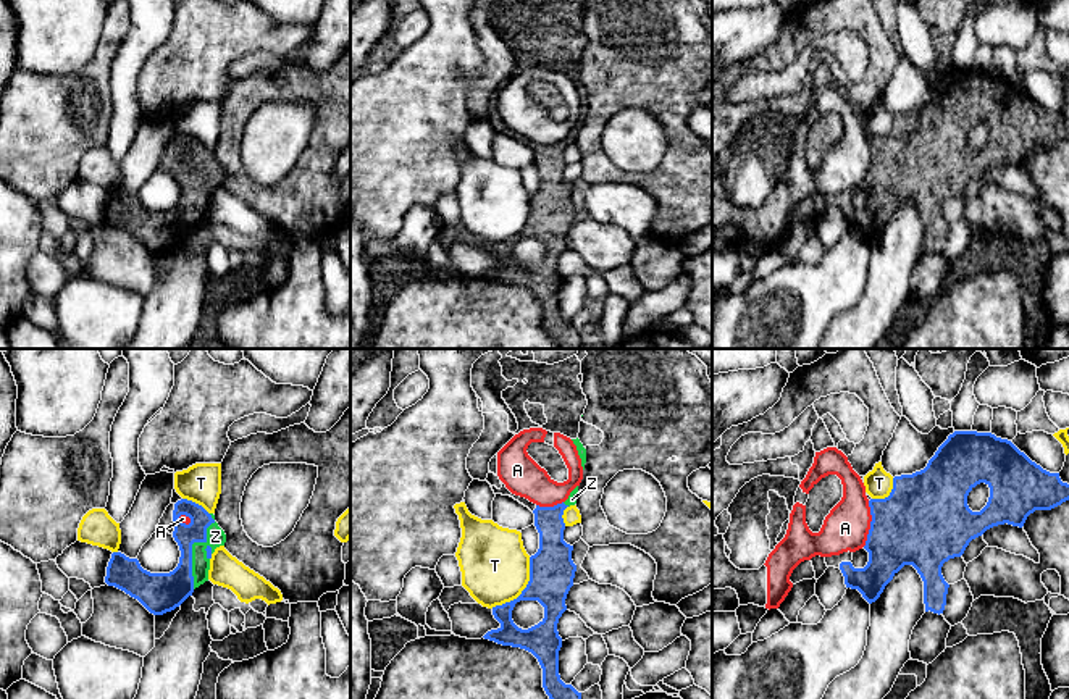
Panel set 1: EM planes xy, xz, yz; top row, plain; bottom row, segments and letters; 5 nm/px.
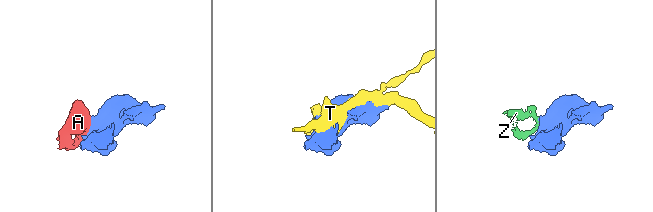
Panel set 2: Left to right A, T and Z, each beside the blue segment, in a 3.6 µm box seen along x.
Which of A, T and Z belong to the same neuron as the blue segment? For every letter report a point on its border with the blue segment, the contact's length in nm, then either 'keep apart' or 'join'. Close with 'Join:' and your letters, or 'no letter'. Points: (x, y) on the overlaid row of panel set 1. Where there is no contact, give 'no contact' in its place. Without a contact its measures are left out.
A: meets blue in yz at (871, 523); contact 240 nm long; keep apart
T: meets blue in xz at (524, 590); contact 320 nm long; keep apart
Z: meets blue in xy at (191, 548); contact 380 nm long; join
Join: Z

